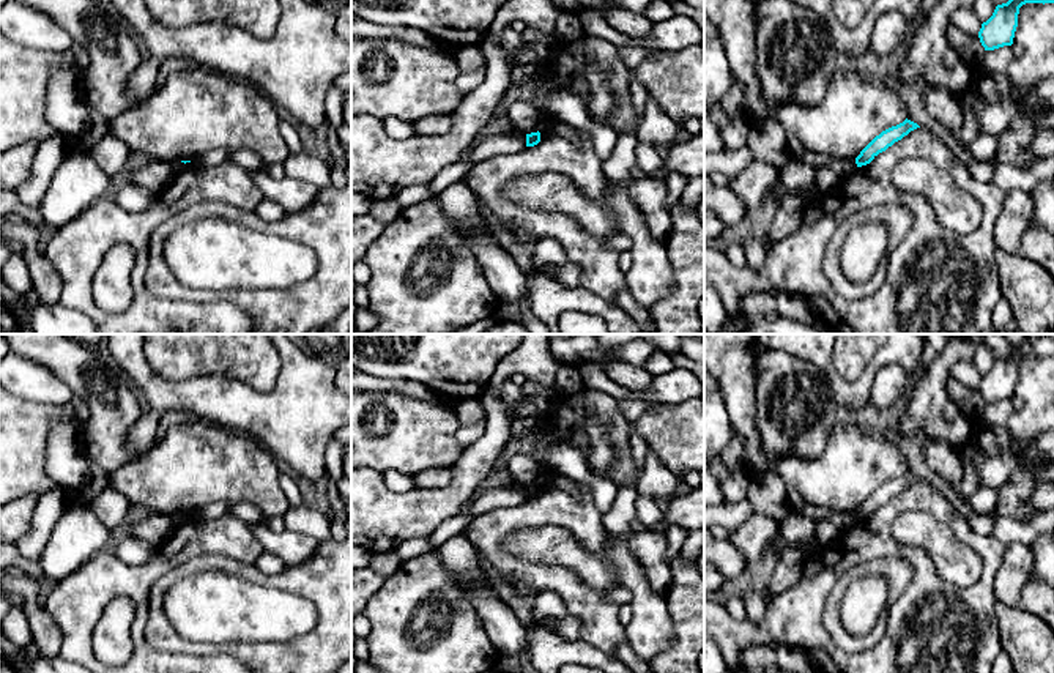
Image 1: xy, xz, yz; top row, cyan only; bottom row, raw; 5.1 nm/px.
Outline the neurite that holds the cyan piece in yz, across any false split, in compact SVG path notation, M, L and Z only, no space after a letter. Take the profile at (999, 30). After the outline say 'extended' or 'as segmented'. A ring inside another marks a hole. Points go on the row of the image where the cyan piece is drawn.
M1008 0L997 5L993 16L982 24L978 38L985 50L1011 46L1018 27L1019 8L1026 3L1054 3L1054 0Z; as segmented

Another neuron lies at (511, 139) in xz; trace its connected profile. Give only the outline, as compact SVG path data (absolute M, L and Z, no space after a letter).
M509 123L498 134L479 137L458 162L440 170L429 184L433 194L440 195L451 184L462 181L477 162L498 154L518 153L525 148L526 134L518 126Z

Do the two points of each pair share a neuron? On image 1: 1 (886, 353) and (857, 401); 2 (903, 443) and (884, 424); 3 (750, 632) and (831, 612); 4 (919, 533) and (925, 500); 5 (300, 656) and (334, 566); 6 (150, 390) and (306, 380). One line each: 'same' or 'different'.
1: same
2: same
3: different
4: different
5: same
6: same

